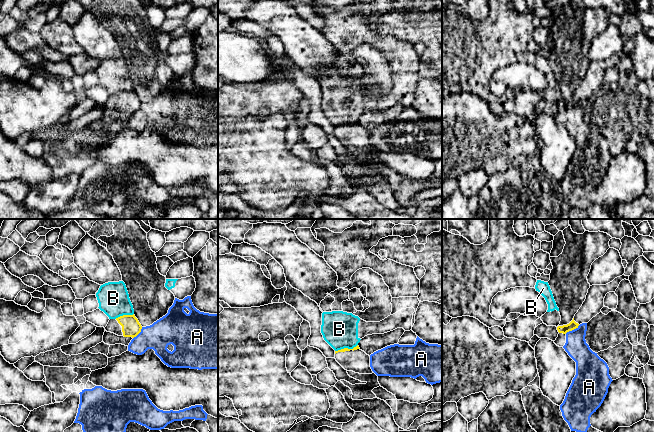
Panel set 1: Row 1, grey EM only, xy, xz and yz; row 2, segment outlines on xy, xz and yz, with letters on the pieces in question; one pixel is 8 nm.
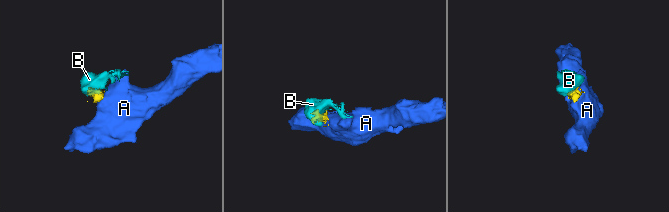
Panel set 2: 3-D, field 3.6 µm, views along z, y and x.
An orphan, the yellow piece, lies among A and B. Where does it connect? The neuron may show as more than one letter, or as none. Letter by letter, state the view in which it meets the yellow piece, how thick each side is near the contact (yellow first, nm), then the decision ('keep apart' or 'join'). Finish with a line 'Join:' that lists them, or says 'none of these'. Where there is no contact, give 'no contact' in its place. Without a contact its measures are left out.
A: contact in yz; calibres 70 and 170 nm; keep apart
B: contact in xz; calibres 30 and 280 nm; keep apart
Join: none of these

